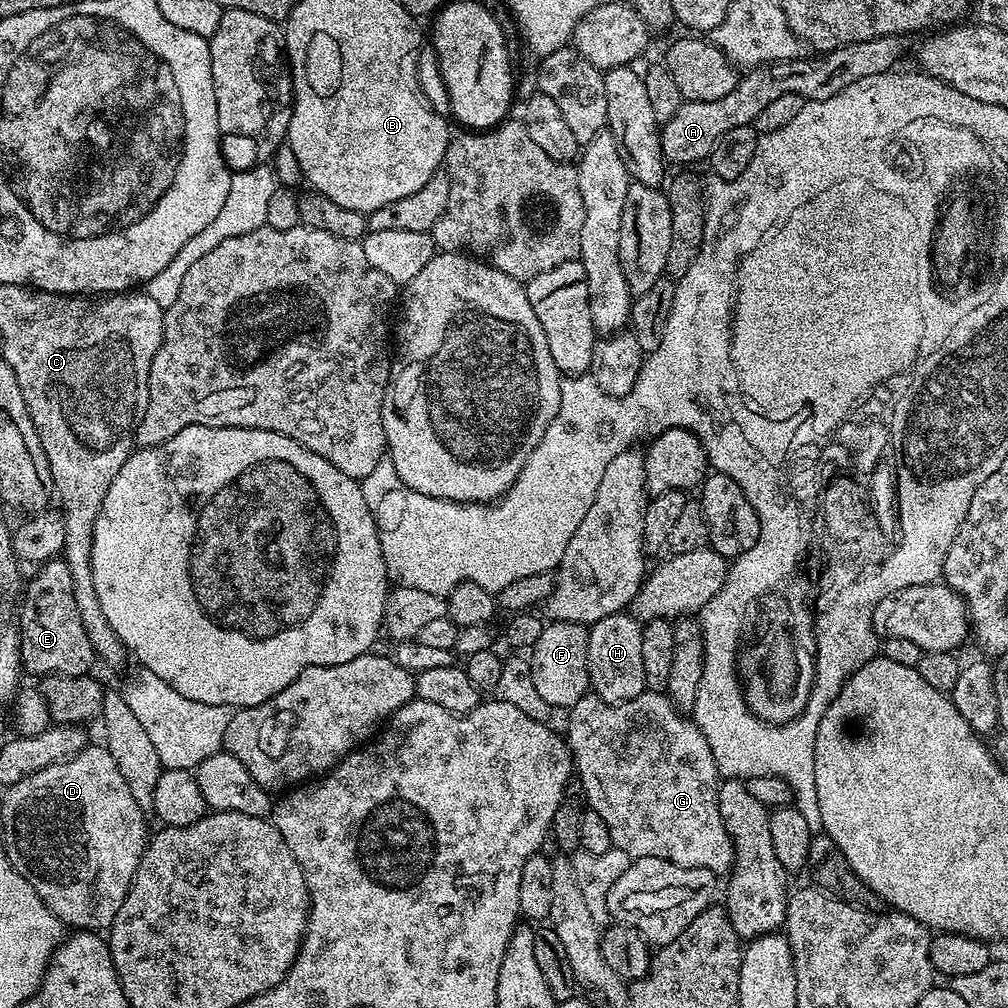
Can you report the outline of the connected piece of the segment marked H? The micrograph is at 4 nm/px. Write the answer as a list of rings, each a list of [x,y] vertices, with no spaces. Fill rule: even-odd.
[[[627,611],[615,612],[588,628],[588,673],[595,696],[608,704],[630,702],[645,692],[646,670],[642,670],[642,624]]]

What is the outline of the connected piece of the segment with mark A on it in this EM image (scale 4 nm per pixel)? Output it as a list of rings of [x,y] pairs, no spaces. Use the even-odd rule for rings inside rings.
[[[879,36],[870,38],[866,42],[854,42],[841,48],[825,51],[823,54],[817,55],[820,56],[817,60],[804,60],[805,58],[781,60],[779,64],[765,64],[751,69],[747,74],[741,75],[737,79],[734,90],[730,90],[730,94],[726,94],[726,98],[714,98],[714,102],[689,100],[678,110],[678,114],[674,114],[674,118],[670,118],[662,125],[660,141],[665,161],[669,165],[684,164],[680,166],[692,166],[688,164],[696,164],[699,160],[700,163],[707,161],[714,146],[718,146],[718,138],[722,138],[722,134],[734,130],[734,126],[755,125],[758,114],[762,114],[763,108],[770,106],[770,102],[774,102],[774,98],[782,98],[782,94],[798,94],[804,101],[821,100],[838,94],[838,90],[846,90],[846,86],[850,86],[850,82],[859,82],[861,78],[870,78],[870,74],[891,72],[897,67],[896,59],[904,52],[904,42],[906,42],[904,36]]]

